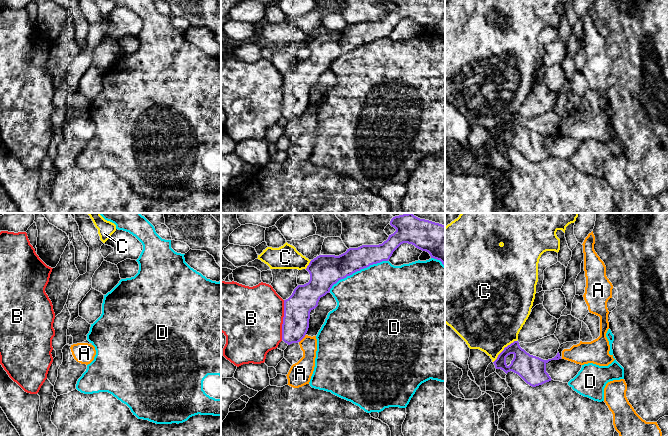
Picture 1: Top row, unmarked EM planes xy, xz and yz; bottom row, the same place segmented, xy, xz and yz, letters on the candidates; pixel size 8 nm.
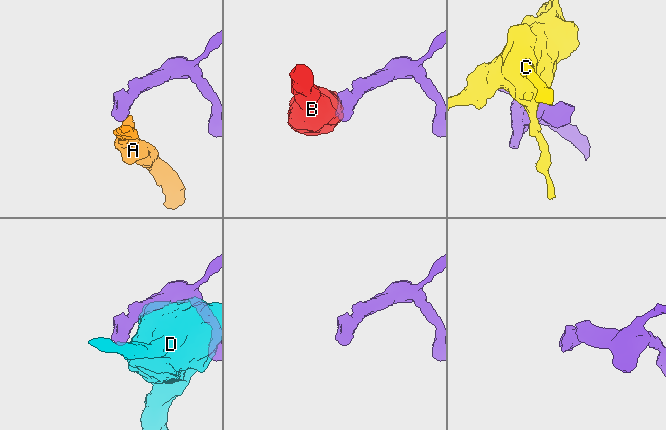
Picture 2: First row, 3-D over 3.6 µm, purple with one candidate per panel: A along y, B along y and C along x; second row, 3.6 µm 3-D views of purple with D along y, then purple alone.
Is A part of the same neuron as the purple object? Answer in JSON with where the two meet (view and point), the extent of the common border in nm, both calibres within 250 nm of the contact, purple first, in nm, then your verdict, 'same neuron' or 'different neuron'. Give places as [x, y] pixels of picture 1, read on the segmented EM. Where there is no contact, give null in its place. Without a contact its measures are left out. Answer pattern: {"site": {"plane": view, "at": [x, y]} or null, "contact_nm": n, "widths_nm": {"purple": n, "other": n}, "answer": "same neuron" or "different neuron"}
{"site": {"plane": "xz", "at": [303, 337]}, "contact_nm": 90, "widths_nm": {"purple": 220, "other": 150}, "answer": "different neuron"}

